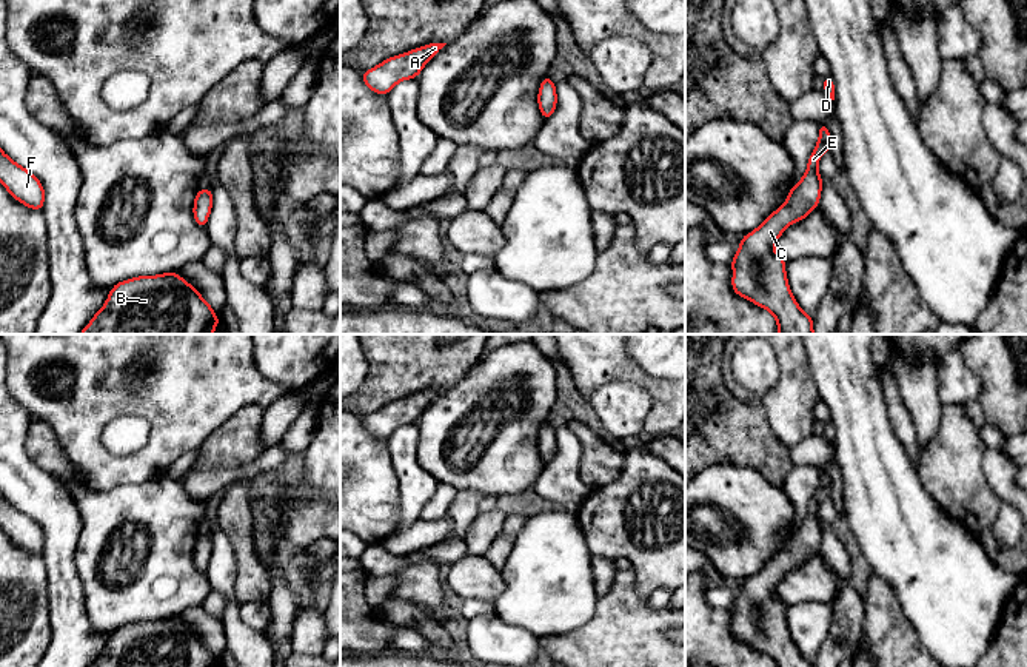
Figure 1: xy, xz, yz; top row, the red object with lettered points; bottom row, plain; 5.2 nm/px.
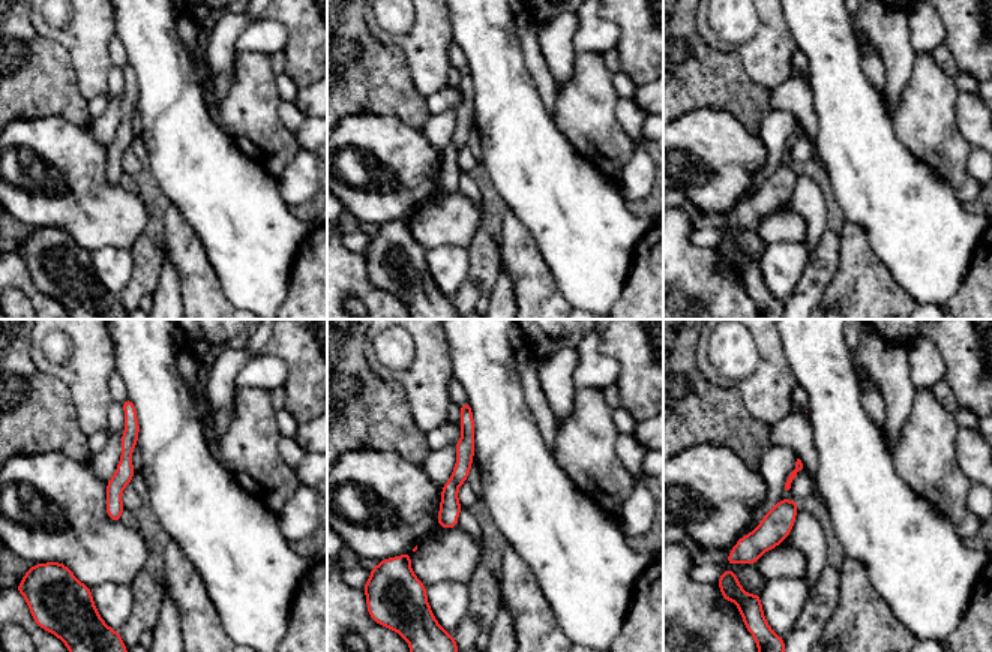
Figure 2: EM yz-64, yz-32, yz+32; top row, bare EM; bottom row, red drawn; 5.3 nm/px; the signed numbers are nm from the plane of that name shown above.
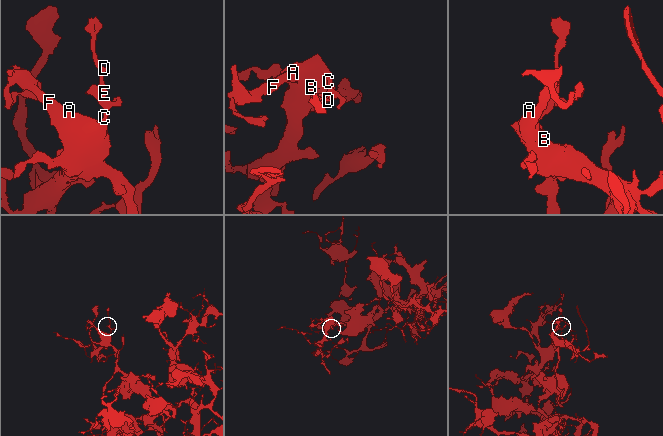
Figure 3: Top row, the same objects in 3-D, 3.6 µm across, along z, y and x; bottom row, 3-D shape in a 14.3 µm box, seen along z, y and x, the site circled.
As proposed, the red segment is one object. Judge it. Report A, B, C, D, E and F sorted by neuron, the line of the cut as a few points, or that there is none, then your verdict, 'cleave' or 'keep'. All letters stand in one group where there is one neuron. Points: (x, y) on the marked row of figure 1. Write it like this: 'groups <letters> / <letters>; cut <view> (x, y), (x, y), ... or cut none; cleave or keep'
groups A B C D E F; cut none; keep

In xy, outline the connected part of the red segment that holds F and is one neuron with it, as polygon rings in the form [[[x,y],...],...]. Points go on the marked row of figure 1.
[[[0,148],[0,183],[8,193],[31,209],[42,211],[45,189],[40,180],[28,169],[15,163]]]

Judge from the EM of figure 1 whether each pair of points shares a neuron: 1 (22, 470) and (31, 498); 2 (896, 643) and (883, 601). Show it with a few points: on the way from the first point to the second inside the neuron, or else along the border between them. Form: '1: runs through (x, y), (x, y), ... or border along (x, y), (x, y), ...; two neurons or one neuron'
1: runs through (22, 476), (22, 481), (31, 492); one neuron
2: runs through (887, 632), (883, 612); one neuron

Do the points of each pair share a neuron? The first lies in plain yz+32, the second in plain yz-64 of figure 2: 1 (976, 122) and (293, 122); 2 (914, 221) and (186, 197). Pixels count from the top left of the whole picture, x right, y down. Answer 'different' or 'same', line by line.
1: same
2: same

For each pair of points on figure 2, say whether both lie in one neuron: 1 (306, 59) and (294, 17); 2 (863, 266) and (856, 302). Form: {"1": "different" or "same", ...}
{"1": "same", "2": "same"}

